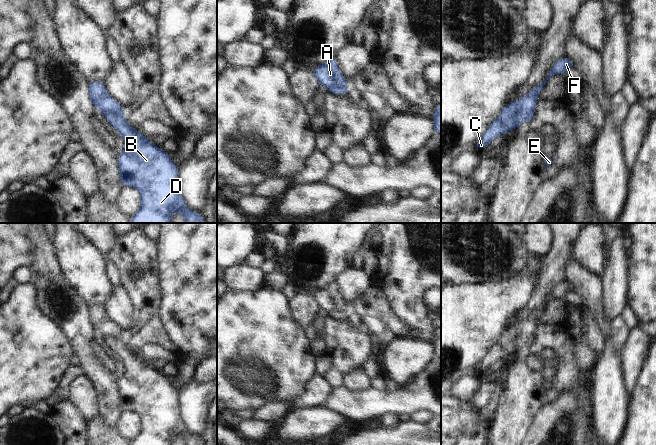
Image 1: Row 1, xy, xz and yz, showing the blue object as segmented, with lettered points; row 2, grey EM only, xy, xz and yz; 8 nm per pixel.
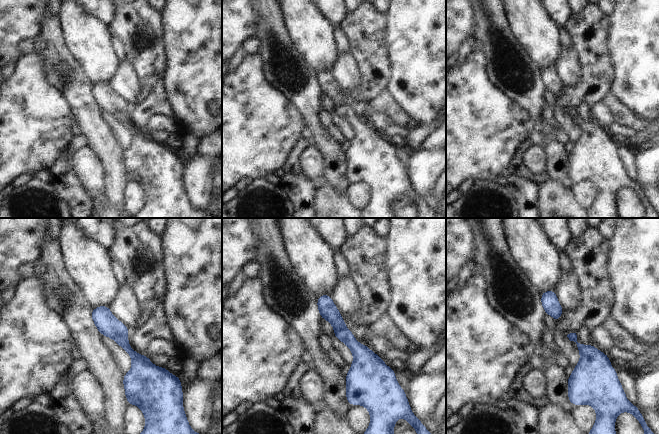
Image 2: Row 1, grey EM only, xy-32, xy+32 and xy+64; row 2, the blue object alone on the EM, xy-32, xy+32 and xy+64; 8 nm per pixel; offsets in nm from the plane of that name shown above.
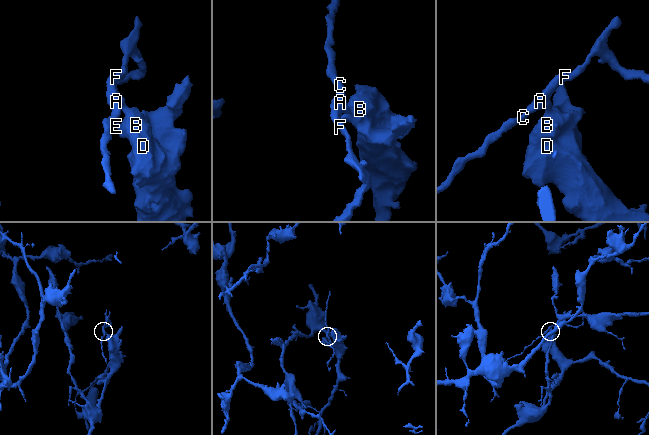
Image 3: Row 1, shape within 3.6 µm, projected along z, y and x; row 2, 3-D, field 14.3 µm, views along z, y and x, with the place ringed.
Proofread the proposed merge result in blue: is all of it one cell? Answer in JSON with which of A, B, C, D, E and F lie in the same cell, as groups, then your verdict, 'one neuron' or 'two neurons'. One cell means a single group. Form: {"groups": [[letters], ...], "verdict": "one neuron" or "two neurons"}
{"groups": [["A", "C", "F"], ["B", "D", "E"]], "verdict": "two neurons"}

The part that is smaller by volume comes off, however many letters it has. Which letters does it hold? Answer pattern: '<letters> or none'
A, C, F

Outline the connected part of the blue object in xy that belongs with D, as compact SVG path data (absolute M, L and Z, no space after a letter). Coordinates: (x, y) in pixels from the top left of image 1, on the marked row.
M108 113L105 118L124 139L124 150L118 155L120 183L122 186L135 188L140 194L140 209L130 218L130 223L172 223L171 215L173 213L181 213L185 219L184 223L205 223L200 212L187 208L178 185L178 166L171 161L170 155L163 151L161 147L153 145L139 130L132 128L126 122L124 113Z

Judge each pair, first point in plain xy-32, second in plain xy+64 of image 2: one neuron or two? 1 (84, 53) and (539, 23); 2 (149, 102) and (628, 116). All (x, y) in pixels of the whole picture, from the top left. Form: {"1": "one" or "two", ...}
{"1": "one", "2": "one"}

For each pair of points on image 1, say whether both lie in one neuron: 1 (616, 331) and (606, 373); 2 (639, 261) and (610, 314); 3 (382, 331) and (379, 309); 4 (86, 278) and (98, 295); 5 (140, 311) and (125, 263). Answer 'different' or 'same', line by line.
1: same
2: different
3: different
4: same
5: same

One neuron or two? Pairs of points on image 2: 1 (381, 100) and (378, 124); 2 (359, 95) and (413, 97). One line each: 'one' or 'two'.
1: two
2: two

